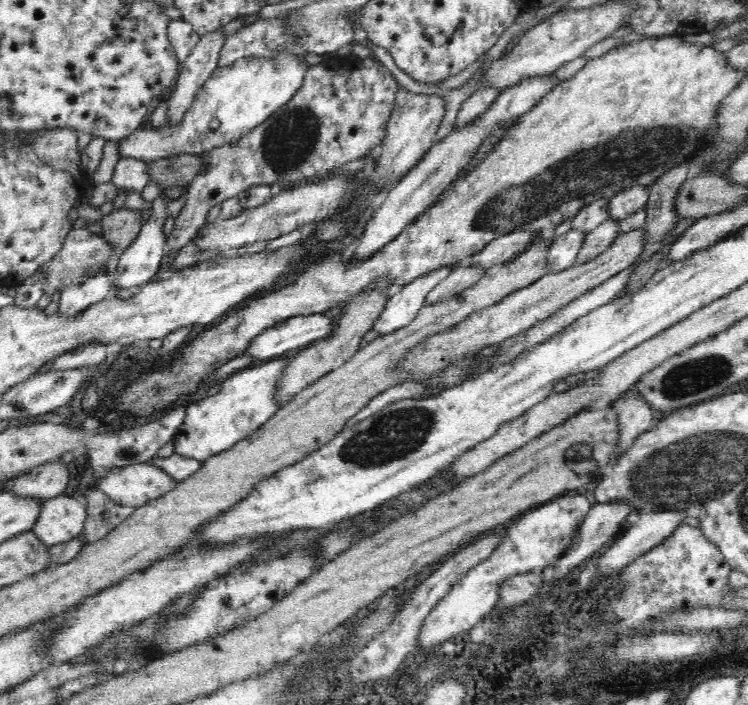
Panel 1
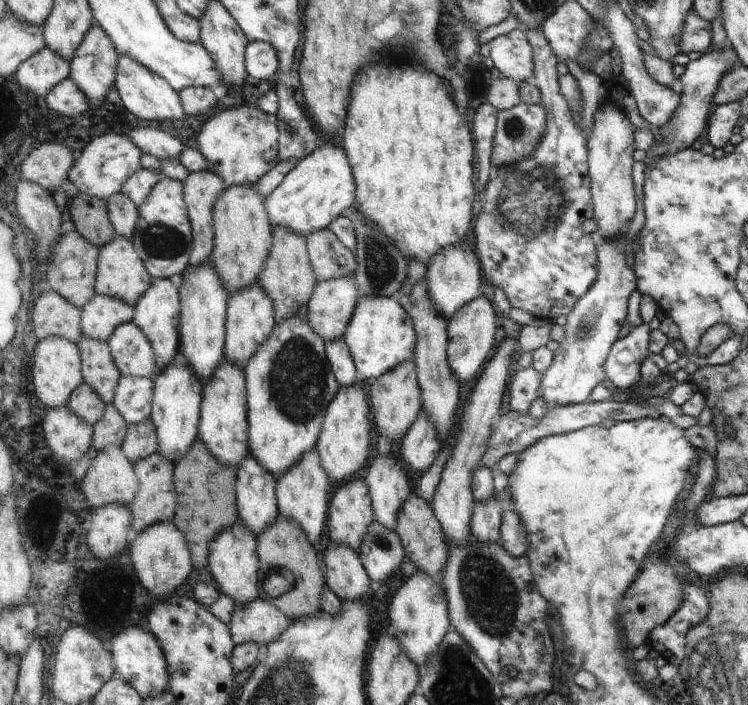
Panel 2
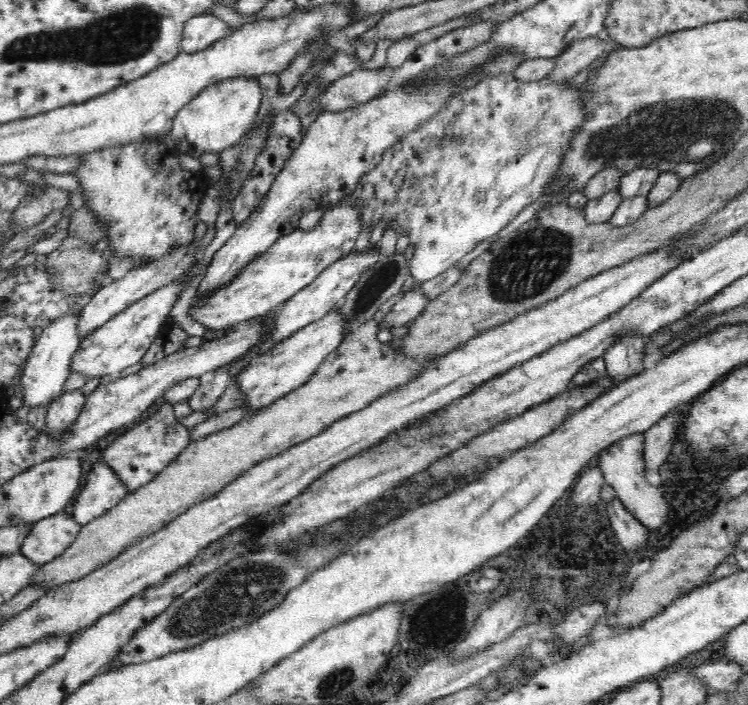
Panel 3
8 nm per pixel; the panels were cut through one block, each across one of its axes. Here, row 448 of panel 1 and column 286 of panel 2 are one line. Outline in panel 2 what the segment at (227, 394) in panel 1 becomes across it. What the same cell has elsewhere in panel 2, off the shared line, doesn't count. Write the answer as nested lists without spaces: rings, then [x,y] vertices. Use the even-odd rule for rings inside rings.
[[[320,143],[320,147],[309,156],[298,161],[297,166],[284,176],[283,182],[266,198],[266,207],[272,220],[274,230],[277,227],[287,227],[304,237],[310,232],[327,229],[329,224],[351,210],[356,204],[358,184],[355,182],[354,168],[346,150],[330,143]]]

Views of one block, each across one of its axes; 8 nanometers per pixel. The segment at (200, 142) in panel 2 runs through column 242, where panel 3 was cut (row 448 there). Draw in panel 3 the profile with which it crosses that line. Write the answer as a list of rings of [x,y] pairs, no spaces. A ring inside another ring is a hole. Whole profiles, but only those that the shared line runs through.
[[[164,402],[153,416],[147,418],[145,422],[134,425],[116,438],[104,450],[102,458],[126,486],[126,491],[133,494],[154,480],[158,473],[162,472],[190,443],[192,443],[192,431],[176,421],[174,408]]]

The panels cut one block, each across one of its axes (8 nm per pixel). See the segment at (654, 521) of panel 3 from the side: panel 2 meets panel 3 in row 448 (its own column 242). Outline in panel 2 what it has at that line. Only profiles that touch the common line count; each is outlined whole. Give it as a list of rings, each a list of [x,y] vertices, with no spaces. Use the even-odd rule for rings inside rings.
[[[260,596],[233,608],[230,631],[236,645],[257,643],[267,646],[276,641],[292,623],[277,605]]]

